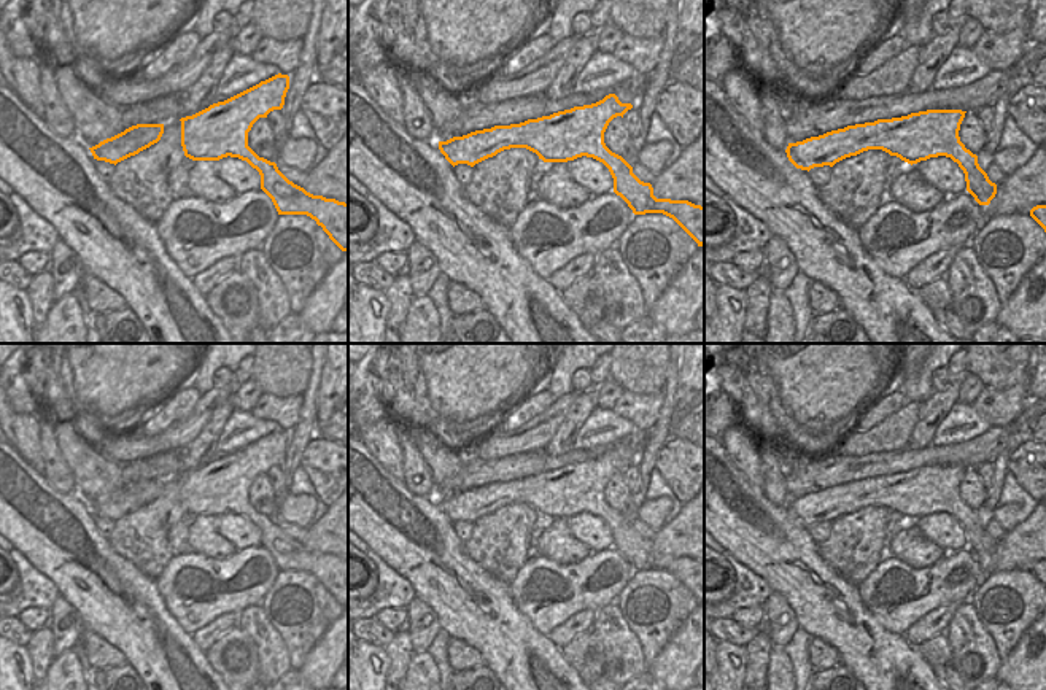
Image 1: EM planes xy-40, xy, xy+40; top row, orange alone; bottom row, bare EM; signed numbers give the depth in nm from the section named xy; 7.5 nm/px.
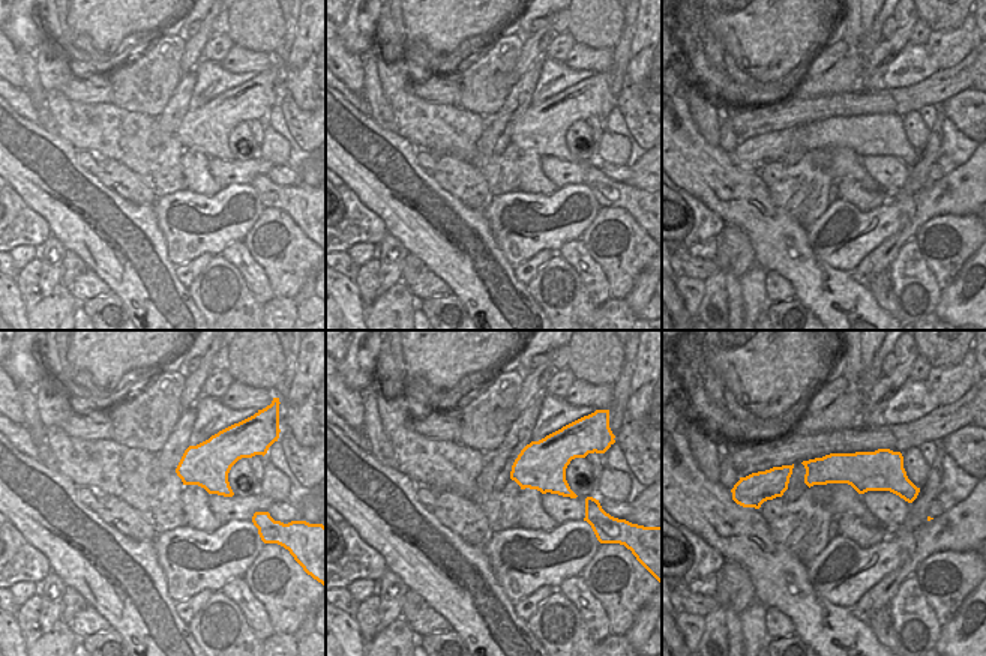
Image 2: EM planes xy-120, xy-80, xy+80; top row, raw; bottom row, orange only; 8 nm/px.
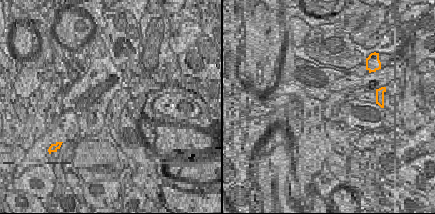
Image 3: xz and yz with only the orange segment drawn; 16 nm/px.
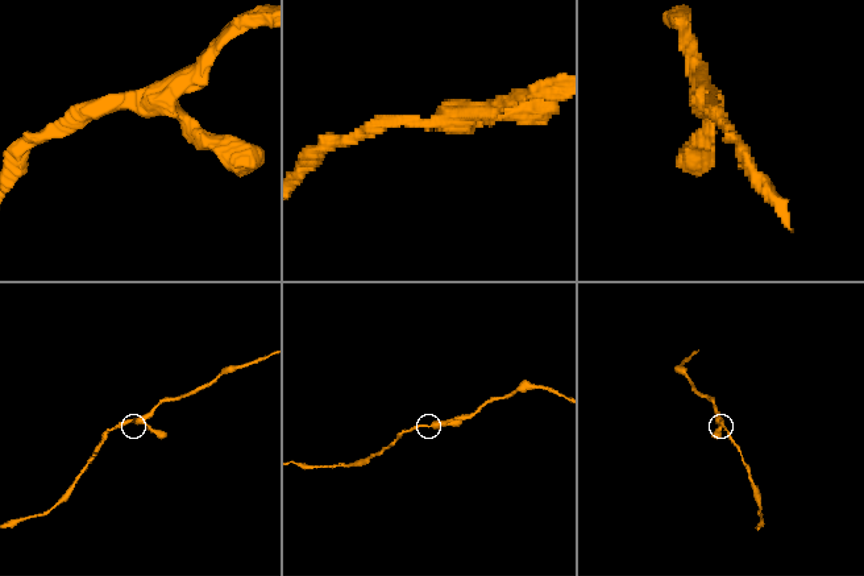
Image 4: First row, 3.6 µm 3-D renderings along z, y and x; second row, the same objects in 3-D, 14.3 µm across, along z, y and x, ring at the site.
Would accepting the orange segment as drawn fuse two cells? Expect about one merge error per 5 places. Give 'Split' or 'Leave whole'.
Leave whole

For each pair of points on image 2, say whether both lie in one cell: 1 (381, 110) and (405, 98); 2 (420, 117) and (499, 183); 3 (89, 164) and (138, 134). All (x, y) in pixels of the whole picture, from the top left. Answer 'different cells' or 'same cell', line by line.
1: different cells
2: same cell
3: different cells

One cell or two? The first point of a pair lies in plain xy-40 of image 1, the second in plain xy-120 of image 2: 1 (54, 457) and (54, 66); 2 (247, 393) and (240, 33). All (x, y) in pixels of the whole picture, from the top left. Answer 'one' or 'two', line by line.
1: two
2: two

